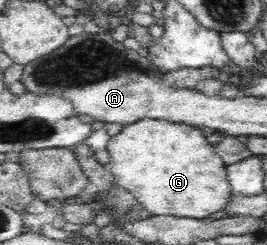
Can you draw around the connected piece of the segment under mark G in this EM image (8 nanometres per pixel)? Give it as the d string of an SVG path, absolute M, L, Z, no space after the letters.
M142 119L142 121L138 121L138 123L124 126L118 134L110 137L107 151L109 152L111 161L107 164L107 168L112 172L112 175L115 176L115 181L118 182L118 185L123 187L126 191L129 191L150 216L170 215L172 217L186 217L196 220L208 219L210 215L214 215L214 213L226 209L226 206L232 199L233 189L228 181L228 166L215 153L213 145L206 140L206 133L207 132L201 128L192 125L184 125L183 123L168 123L167 121L156 121L155 119Z

